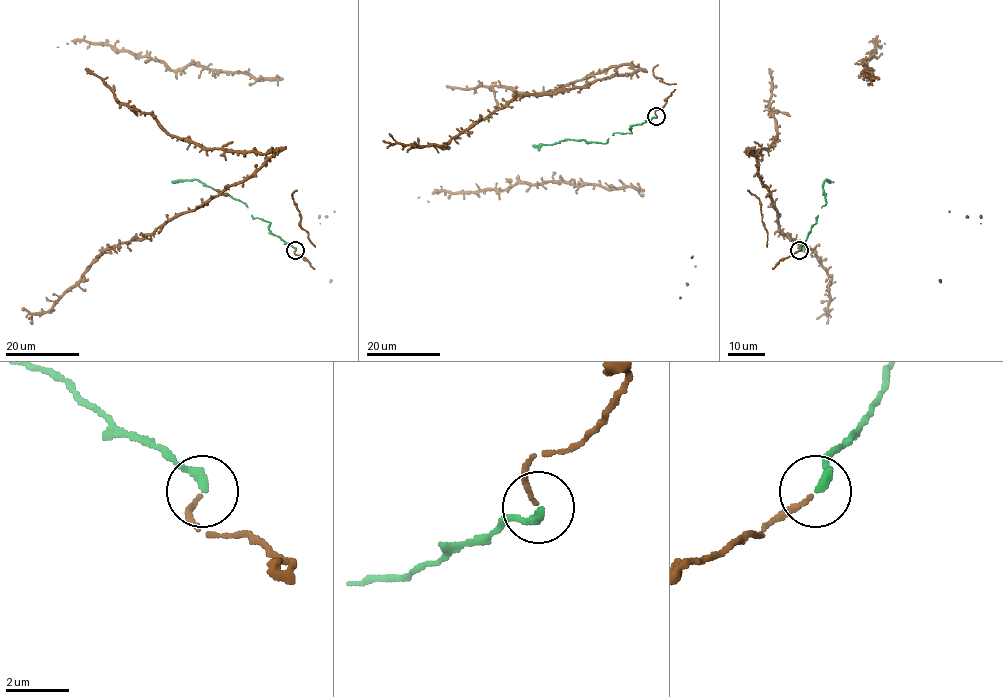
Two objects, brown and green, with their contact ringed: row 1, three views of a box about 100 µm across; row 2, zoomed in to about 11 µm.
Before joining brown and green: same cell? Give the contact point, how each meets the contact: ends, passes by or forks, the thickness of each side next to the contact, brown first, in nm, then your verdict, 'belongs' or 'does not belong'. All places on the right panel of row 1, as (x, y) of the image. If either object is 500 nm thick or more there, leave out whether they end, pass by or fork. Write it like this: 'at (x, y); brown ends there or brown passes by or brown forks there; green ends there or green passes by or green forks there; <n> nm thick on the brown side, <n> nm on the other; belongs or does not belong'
at (799, 250); brown ends there; green ends there; 150 nm thick on the brown side, 280 nm on the other; belongs

